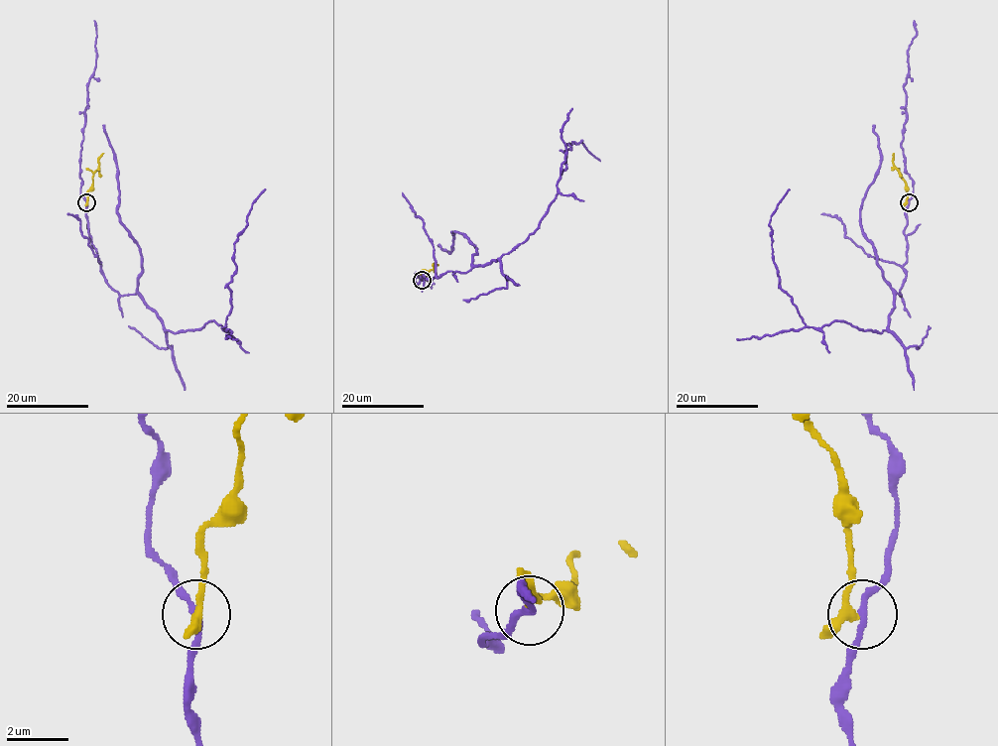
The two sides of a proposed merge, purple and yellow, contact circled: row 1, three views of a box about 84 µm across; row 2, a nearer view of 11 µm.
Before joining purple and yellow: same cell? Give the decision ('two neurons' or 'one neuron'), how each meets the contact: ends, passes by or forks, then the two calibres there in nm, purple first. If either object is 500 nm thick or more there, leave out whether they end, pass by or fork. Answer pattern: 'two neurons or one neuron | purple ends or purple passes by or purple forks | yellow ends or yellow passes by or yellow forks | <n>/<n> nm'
two neurons | purple passes by | yellow passes by | 180/240 nm

